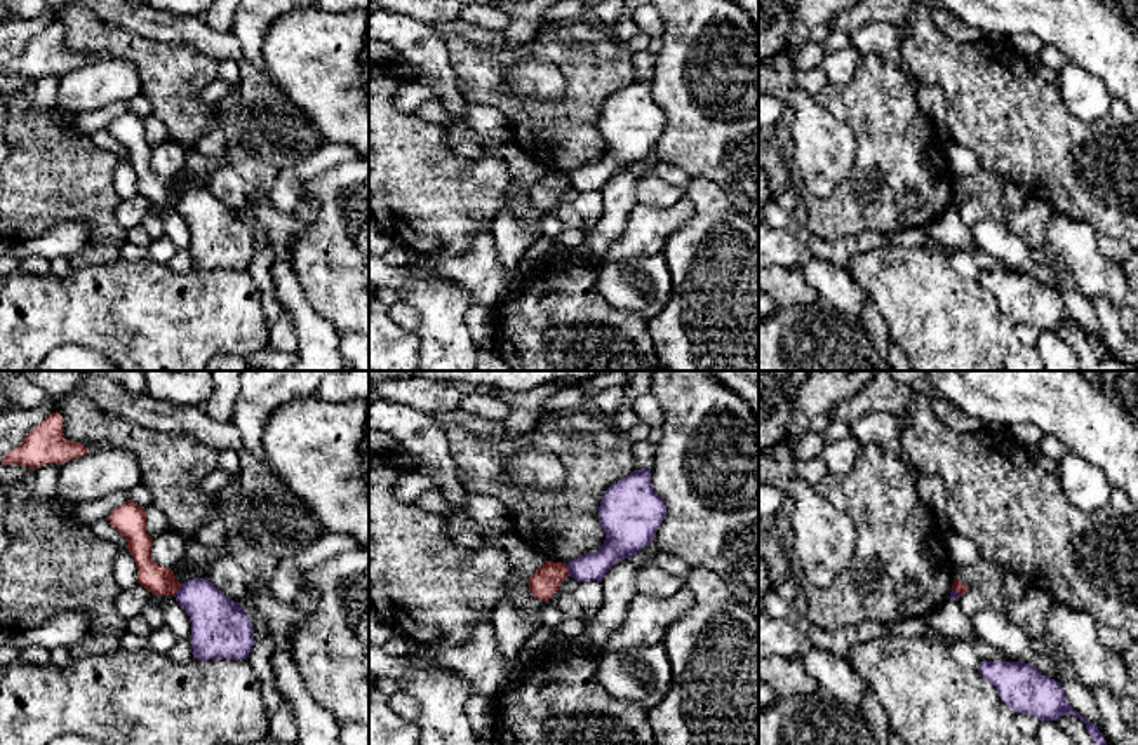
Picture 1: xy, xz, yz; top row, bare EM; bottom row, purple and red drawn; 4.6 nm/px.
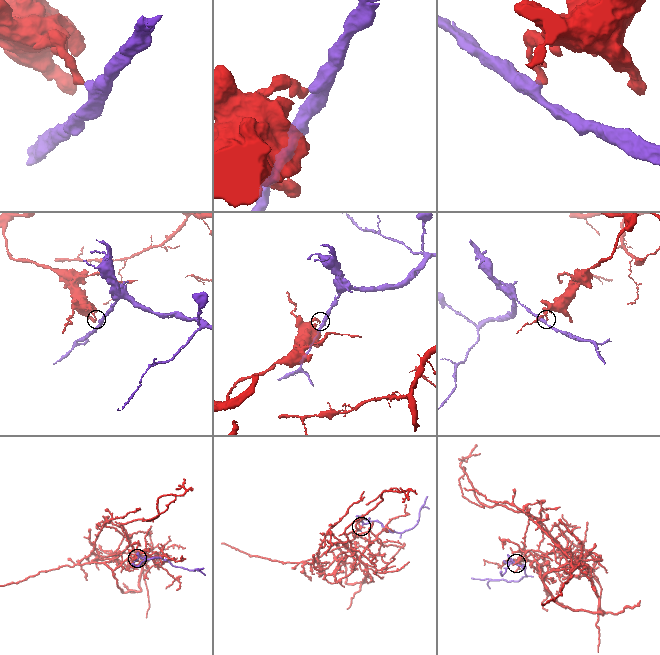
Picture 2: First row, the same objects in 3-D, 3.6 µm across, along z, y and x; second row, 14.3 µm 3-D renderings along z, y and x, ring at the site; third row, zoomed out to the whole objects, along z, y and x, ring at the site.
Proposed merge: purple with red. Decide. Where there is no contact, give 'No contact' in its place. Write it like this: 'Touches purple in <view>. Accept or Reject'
Touches purple in xz. Reject

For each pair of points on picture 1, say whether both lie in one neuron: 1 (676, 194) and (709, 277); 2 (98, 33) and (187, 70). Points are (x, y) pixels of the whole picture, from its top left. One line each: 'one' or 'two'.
1: two
2: one

